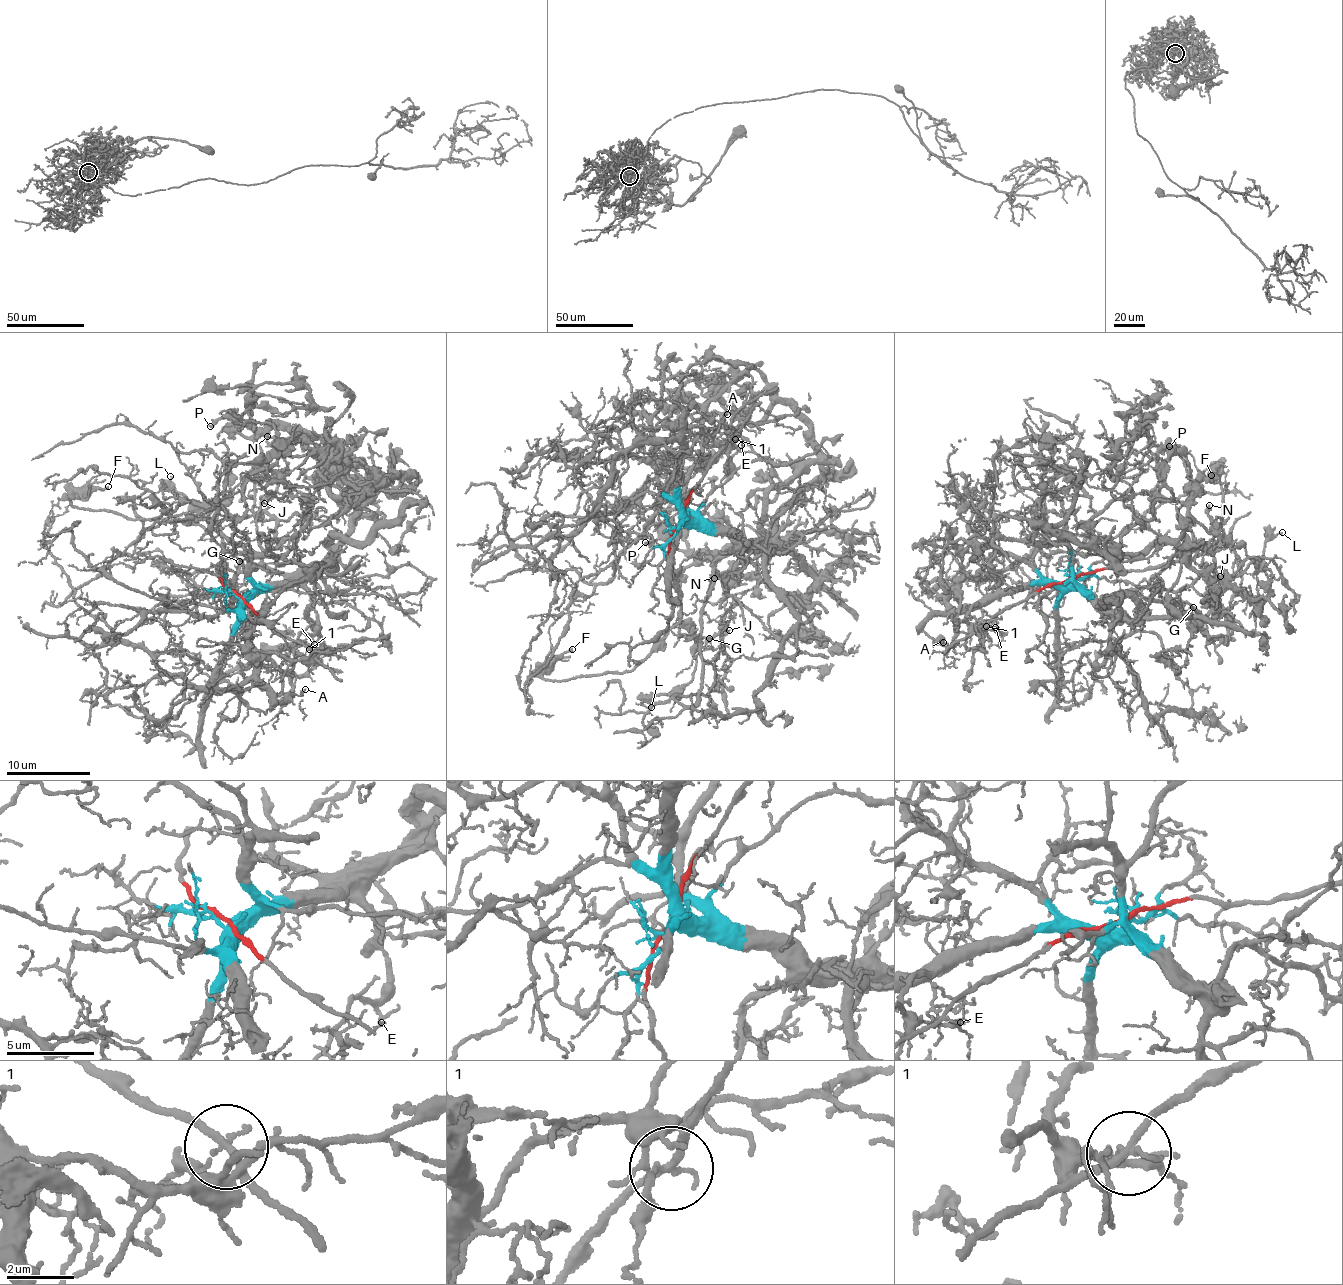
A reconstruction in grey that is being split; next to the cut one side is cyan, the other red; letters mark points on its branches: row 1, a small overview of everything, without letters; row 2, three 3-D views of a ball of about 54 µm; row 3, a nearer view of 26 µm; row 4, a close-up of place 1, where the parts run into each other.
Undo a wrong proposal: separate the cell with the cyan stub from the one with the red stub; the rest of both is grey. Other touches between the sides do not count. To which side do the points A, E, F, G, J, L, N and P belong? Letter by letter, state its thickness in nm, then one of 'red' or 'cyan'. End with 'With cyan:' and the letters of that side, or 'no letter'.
A: 120 nm thick; cyan
E: 100 nm thick; cyan
F: 190 nm thick; red
G: 110 nm thick; cyan
J: 160 nm thick; cyan
L: 140 nm thick; red
N: 200 nm thick; cyan
P: 280 nm thick; cyan
With cyan: A, E, G, J, N, P

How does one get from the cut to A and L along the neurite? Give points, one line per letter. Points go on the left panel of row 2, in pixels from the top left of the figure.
A: (237, 597), (257, 675), (264, 688), (282, 703), (305, 689)
L: (237, 596), (216, 565), (226, 482), (225, 493), (197, 503), (171, 475)

